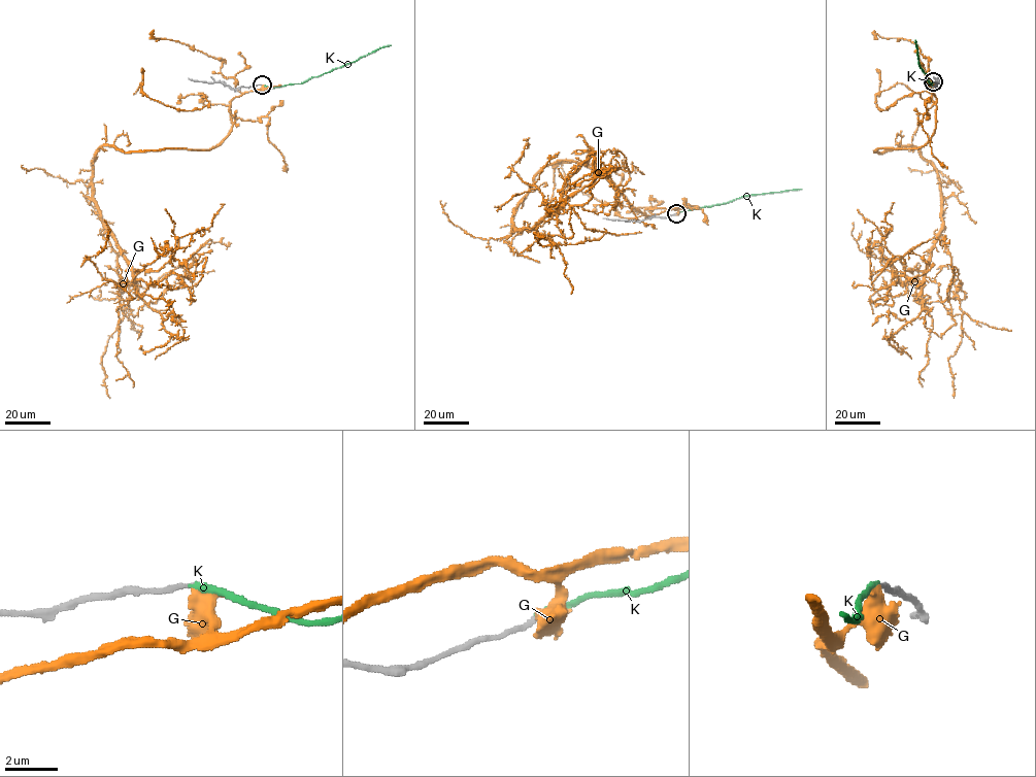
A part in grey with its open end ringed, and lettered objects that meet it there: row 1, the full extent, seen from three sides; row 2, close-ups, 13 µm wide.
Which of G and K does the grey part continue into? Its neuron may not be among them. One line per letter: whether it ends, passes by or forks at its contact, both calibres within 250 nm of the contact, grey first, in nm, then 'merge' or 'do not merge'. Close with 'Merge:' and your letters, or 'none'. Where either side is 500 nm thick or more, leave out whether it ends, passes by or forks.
G: calibres 200 and 550 nm; do not merge
K: it ends; calibres 200 and 260 nm; merge
Merge: K

